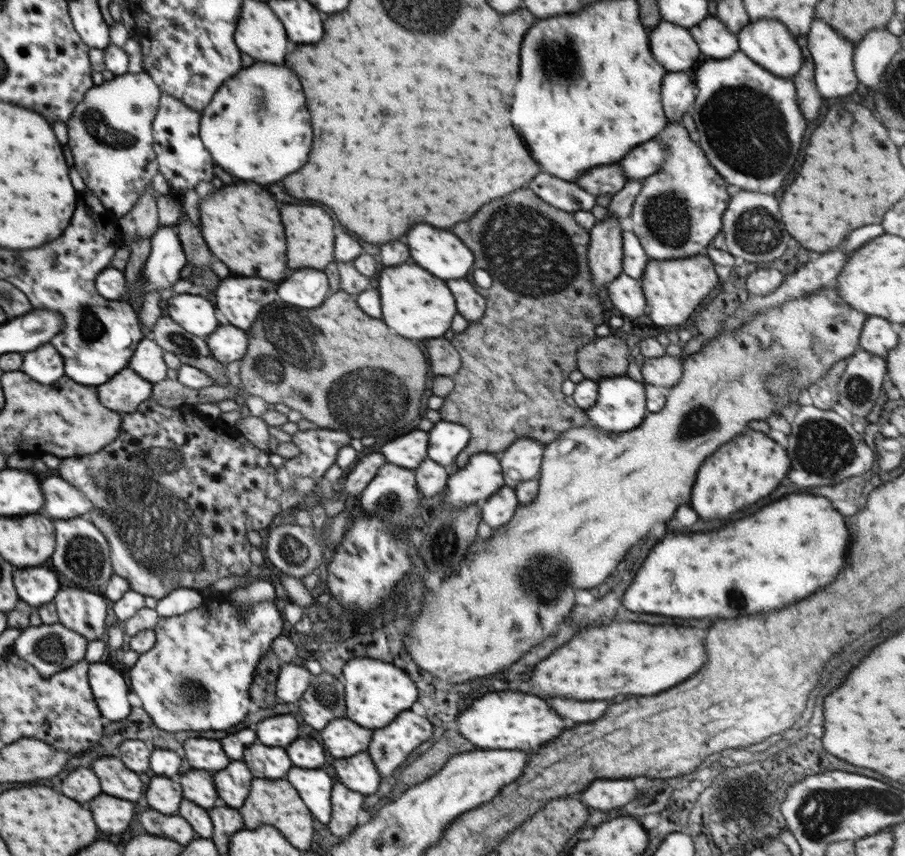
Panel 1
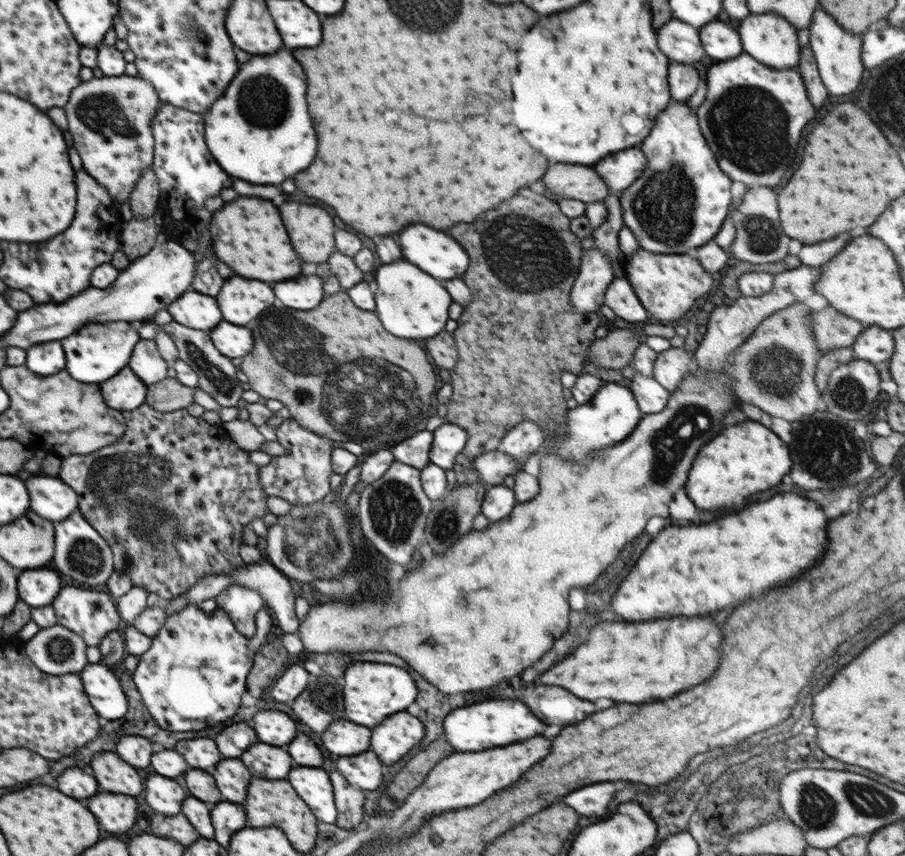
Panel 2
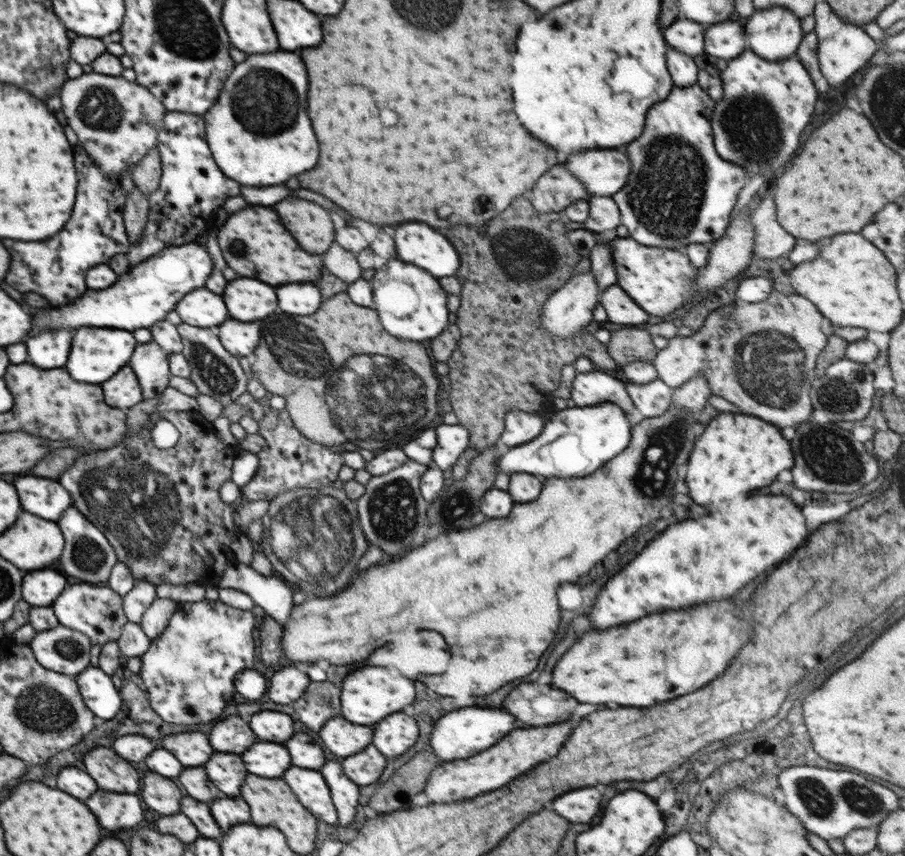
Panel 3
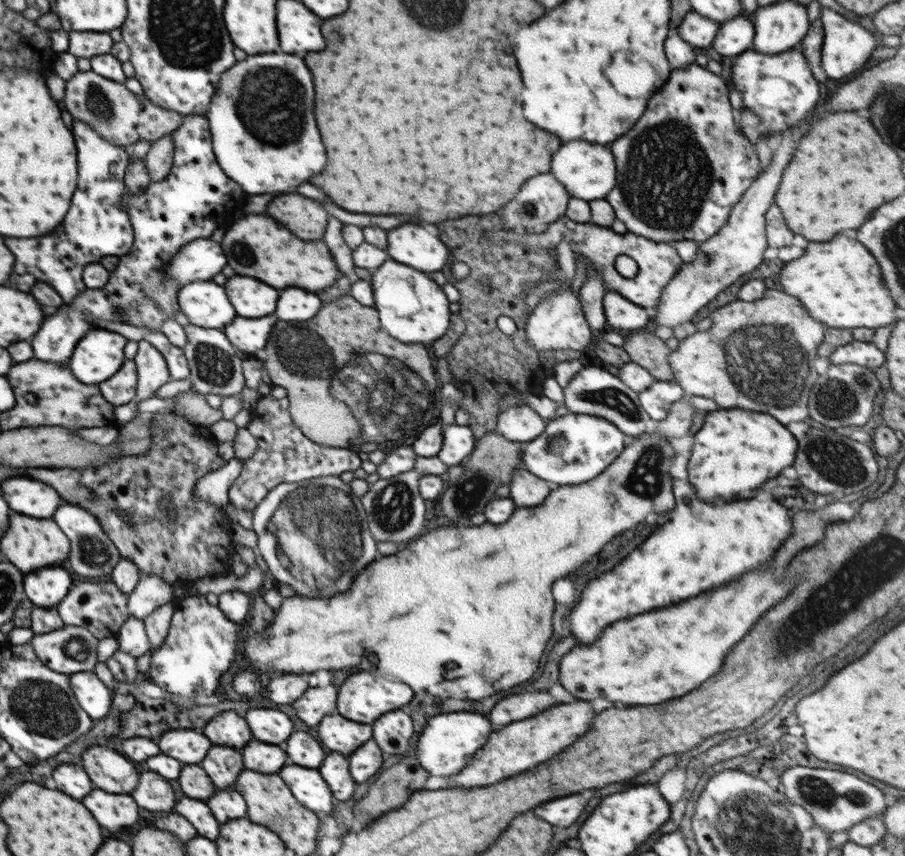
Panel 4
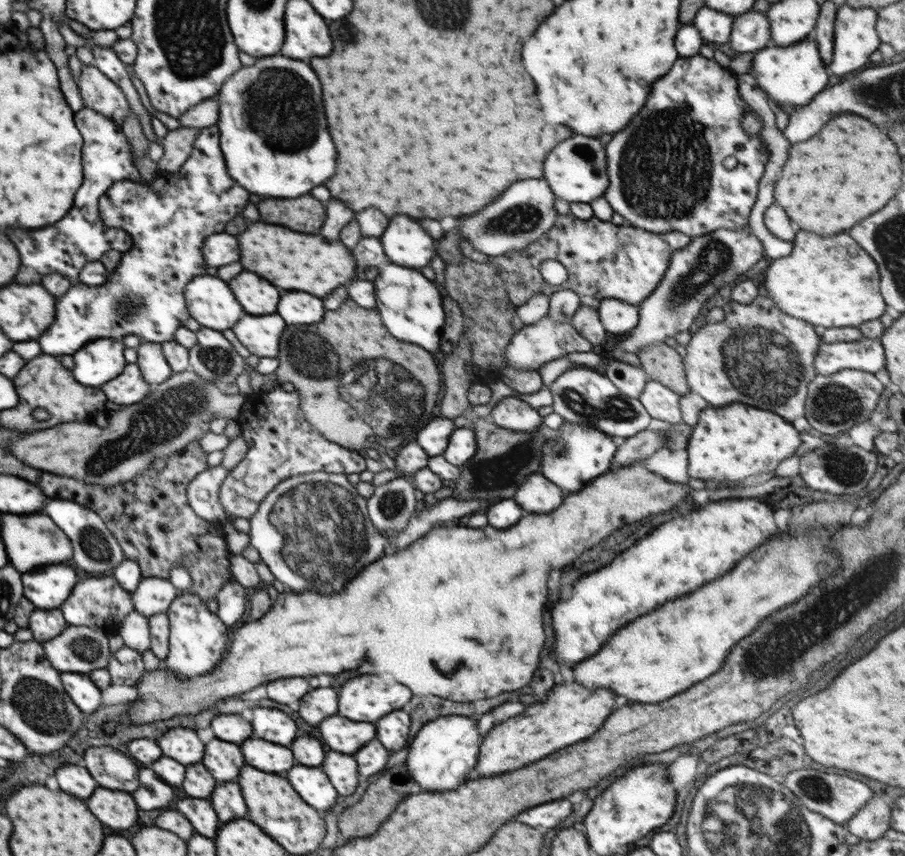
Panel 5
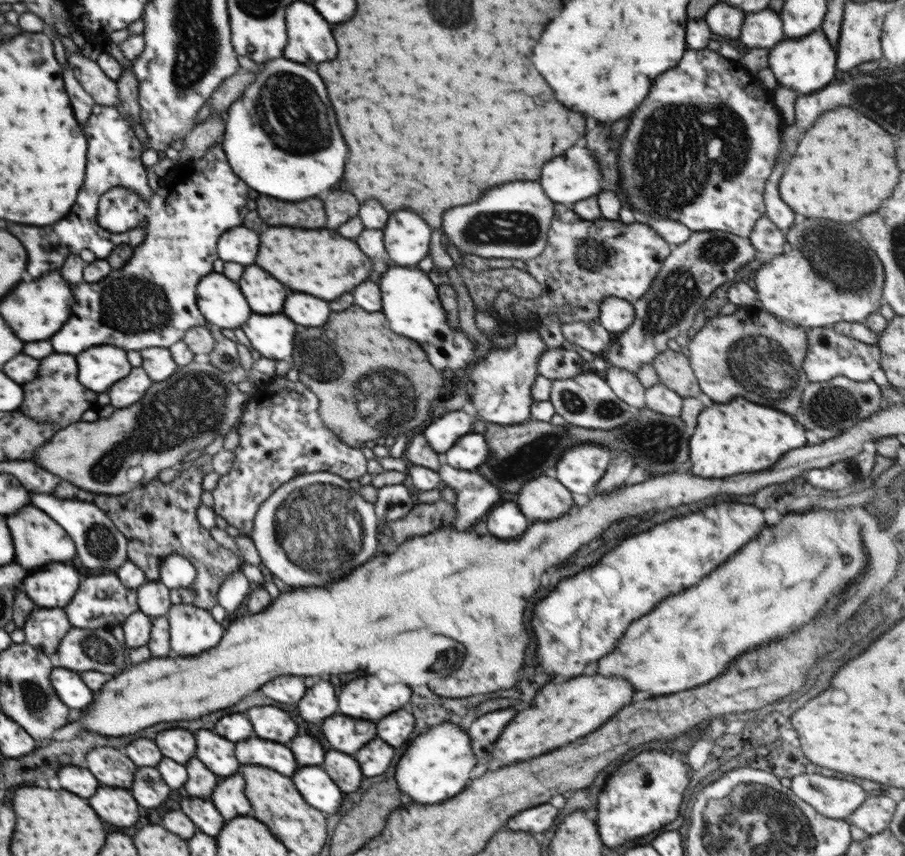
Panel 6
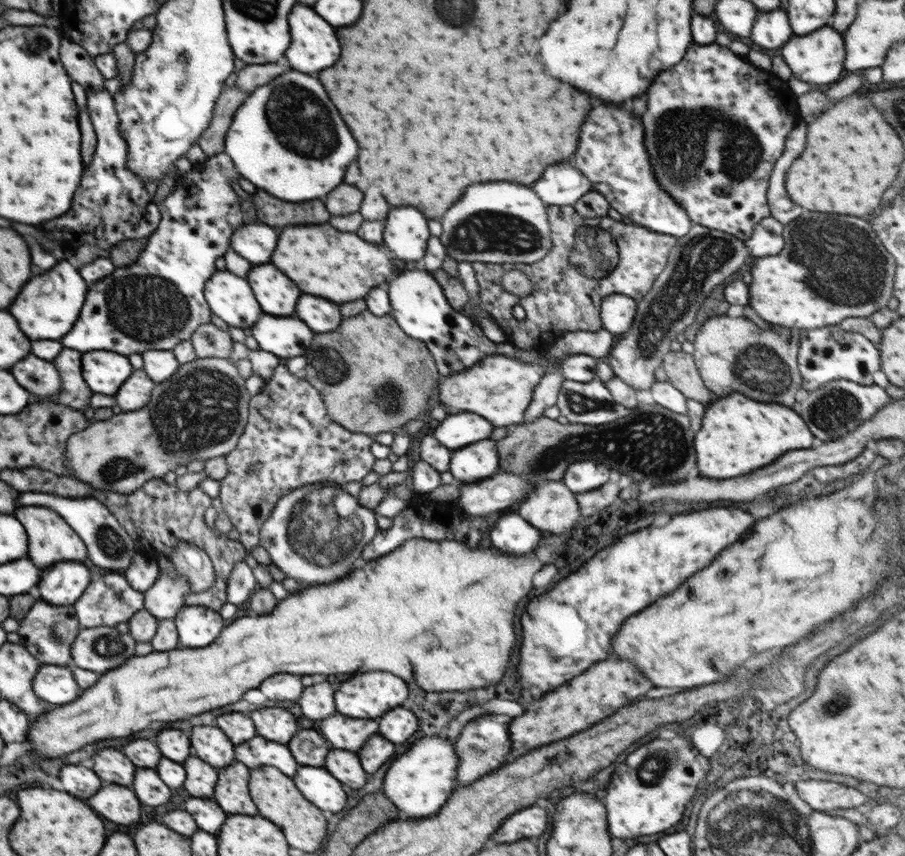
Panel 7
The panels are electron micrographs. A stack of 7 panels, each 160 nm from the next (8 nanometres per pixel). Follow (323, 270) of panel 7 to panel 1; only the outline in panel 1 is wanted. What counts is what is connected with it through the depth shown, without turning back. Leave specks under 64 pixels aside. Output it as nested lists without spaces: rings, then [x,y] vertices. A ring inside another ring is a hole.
[[[254,182],[224,186],[200,200],[203,237],[211,254],[216,254],[232,272],[280,280],[286,266],[286,238],[280,212],[272,194]]]

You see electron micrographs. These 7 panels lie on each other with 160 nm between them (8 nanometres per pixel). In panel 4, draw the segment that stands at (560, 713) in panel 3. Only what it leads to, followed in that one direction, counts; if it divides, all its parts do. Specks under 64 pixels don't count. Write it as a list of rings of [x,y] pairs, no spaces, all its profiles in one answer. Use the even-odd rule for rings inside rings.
[[[522,692],[522,694],[514,694],[514,696],[508,696],[504,700],[500,700],[494,710],[489,712],[492,724],[510,724],[514,720],[524,720],[524,718],[530,718],[534,714],[540,714],[542,710],[550,708],[558,704],[554,696],[546,694],[546,692]]]

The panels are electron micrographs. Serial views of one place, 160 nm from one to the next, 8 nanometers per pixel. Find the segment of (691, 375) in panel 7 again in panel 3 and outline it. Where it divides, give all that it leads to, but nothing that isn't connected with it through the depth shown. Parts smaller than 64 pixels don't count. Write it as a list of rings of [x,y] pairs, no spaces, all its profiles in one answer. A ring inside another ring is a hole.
[[[634,327],[618,328],[611,331],[611,339],[607,346],[609,355],[623,366],[636,360],[653,362],[659,351],[652,343],[652,335],[646,330]]]

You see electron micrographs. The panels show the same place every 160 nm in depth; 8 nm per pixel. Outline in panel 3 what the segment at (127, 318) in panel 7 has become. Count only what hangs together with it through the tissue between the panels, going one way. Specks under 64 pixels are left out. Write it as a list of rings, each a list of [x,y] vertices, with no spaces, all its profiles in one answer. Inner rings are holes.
[[[167,111],[155,147],[158,148],[163,171],[159,188],[147,197],[149,211],[140,240],[138,244],[131,245],[126,254],[130,268],[169,246],[196,242],[208,228],[210,215],[230,196],[240,195],[240,184],[226,178],[214,161],[206,142],[203,115]],[[72,330],[40,332],[28,338],[28,362],[38,368],[62,368],[68,360],[68,346],[74,338]]]

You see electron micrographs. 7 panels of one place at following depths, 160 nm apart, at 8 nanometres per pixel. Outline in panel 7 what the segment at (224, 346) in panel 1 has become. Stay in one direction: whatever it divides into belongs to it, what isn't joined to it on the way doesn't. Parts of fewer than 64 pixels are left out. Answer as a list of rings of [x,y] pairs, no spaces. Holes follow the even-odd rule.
[[[268,314],[261,316],[251,330],[255,347],[287,359],[302,356],[314,338],[314,332],[302,320]]]

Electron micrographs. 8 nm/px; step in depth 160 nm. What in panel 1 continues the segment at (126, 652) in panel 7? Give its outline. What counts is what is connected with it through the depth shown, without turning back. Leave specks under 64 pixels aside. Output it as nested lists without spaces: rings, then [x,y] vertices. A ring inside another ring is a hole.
[[[58,622],[56,624],[42,624],[41,626],[29,627],[22,631],[10,651],[26,660],[28,664],[32,664],[32,667],[36,668],[36,671],[42,677],[50,677],[57,672],[71,668],[84,659],[88,642],[87,638],[65,628],[63,624]]]

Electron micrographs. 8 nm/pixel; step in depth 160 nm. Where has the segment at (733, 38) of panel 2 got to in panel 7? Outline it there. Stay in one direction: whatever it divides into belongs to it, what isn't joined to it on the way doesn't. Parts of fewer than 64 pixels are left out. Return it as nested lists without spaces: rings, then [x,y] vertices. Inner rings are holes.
[[[778,8],[757,16],[750,40],[762,48],[779,49],[794,35],[787,12]]]

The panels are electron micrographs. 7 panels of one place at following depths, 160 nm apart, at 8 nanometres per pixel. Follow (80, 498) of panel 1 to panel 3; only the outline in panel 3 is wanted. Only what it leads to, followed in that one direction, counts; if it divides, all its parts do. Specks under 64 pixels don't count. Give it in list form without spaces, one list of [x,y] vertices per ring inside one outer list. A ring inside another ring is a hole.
[[[24,476],[18,478],[14,486],[18,490],[22,508],[40,518],[56,522],[64,511],[73,506],[72,498],[56,480]]]

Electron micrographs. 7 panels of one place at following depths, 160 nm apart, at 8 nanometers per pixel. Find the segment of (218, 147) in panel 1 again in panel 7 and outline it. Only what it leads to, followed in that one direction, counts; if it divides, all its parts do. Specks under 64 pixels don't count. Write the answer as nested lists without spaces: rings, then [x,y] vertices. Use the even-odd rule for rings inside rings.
[[[292,70],[256,88],[246,98],[246,102],[237,108],[226,134],[223,152],[232,160],[237,172],[240,172],[246,180],[250,180],[254,186],[266,190],[268,194],[280,200],[302,202],[322,198],[342,184],[346,168],[358,156],[358,144],[348,126],[344,124],[344,120],[340,118],[338,110],[326,96],[320,80]]]

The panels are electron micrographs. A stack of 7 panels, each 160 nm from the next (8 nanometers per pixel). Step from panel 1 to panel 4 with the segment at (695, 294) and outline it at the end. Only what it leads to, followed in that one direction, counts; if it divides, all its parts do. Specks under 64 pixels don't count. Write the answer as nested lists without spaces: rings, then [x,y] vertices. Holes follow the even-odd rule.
[[[566,214],[562,215],[556,222],[552,222],[541,229],[525,231],[521,234],[520,240],[524,244],[528,244],[529,247],[547,248],[547,250],[556,249],[561,240],[566,240],[574,251],[576,259],[578,255],[586,257],[587,279],[588,273],[592,270],[599,272],[606,292],[617,292],[626,300],[630,300],[630,302],[650,312],[659,303],[664,286],[672,280],[681,264],[684,263],[677,250],[669,242],[647,239],[628,230],[624,234],[618,234],[611,228],[598,226],[592,222],[577,223],[570,220]],[[620,255],[626,255],[637,263],[639,269],[638,274],[635,275],[636,278],[626,278],[616,271],[614,263]]]

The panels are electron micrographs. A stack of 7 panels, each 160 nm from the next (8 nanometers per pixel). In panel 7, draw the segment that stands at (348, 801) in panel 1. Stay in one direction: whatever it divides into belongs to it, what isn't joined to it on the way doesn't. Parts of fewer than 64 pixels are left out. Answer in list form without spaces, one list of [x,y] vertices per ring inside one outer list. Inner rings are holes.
[[[332,750],[324,762],[326,770],[350,788],[362,788],[366,782],[367,772],[360,764],[360,758],[348,750]]]

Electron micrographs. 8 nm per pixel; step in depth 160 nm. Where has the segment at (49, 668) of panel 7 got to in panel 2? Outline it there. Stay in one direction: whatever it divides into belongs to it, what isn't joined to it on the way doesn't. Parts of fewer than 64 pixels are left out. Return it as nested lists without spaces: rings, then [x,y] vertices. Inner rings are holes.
[[[89,663],[79,675],[85,693],[99,716],[106,720],[118,720],[126,714],[127,696],[112,667]]]

